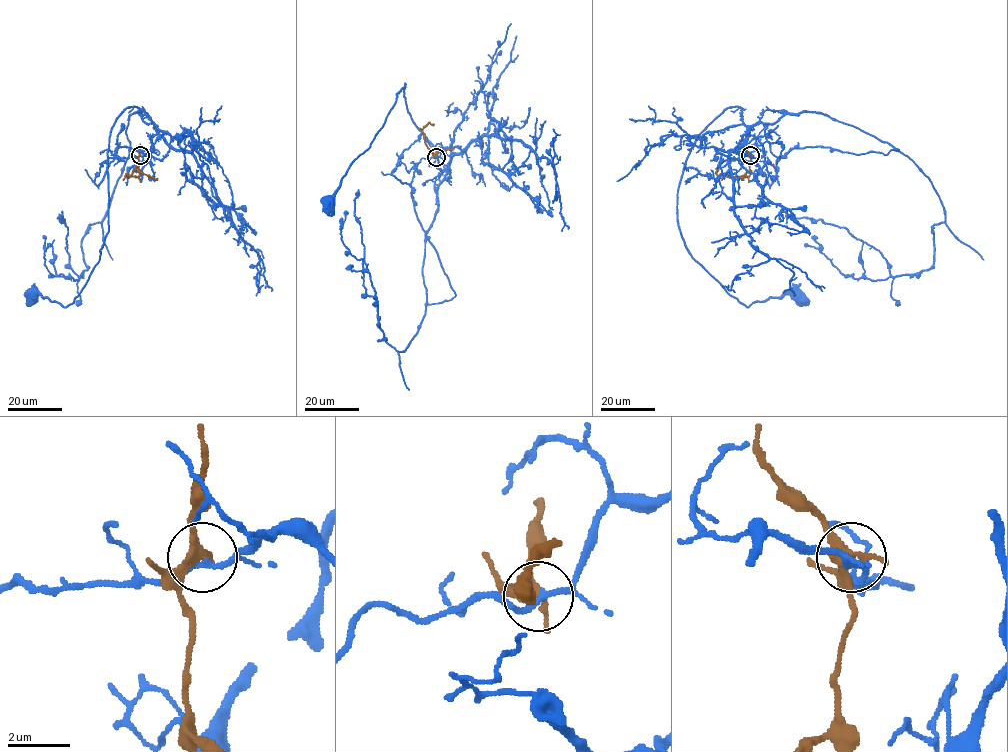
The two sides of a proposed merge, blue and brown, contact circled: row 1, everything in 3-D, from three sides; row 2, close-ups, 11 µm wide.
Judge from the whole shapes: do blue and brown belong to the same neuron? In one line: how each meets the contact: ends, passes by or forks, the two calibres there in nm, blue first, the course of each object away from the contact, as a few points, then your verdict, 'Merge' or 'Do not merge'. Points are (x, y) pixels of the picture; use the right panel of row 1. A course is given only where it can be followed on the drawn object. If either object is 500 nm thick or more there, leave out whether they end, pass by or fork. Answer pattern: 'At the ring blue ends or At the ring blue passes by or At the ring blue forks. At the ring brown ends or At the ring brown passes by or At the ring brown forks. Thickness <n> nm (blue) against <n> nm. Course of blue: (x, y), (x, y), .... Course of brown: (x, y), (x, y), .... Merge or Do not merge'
At the ring blue passes by. At the ring brown forks. Thickness 170 nm (blue) against 240 nm. Course of blue: (750, 155), (741, 159), (741, 109), (727, 107), (684, 166), (680, 232), (743, 304), (795, 293). Course of brown: (751, 155), (747, 177), (718, 175), (719, 164). Merge

